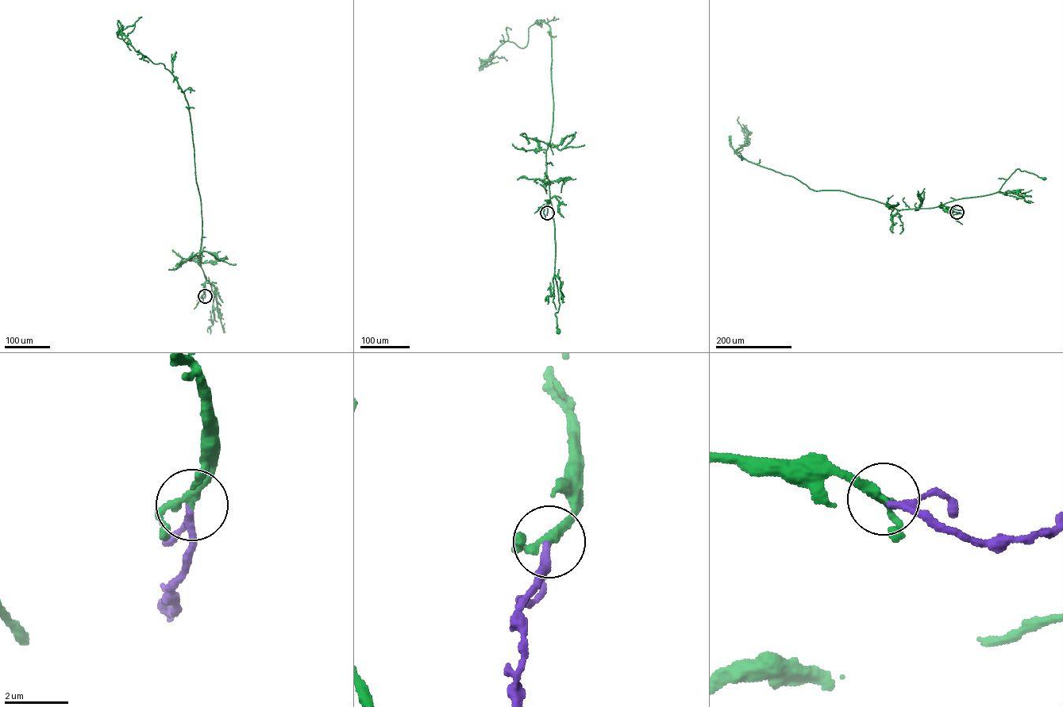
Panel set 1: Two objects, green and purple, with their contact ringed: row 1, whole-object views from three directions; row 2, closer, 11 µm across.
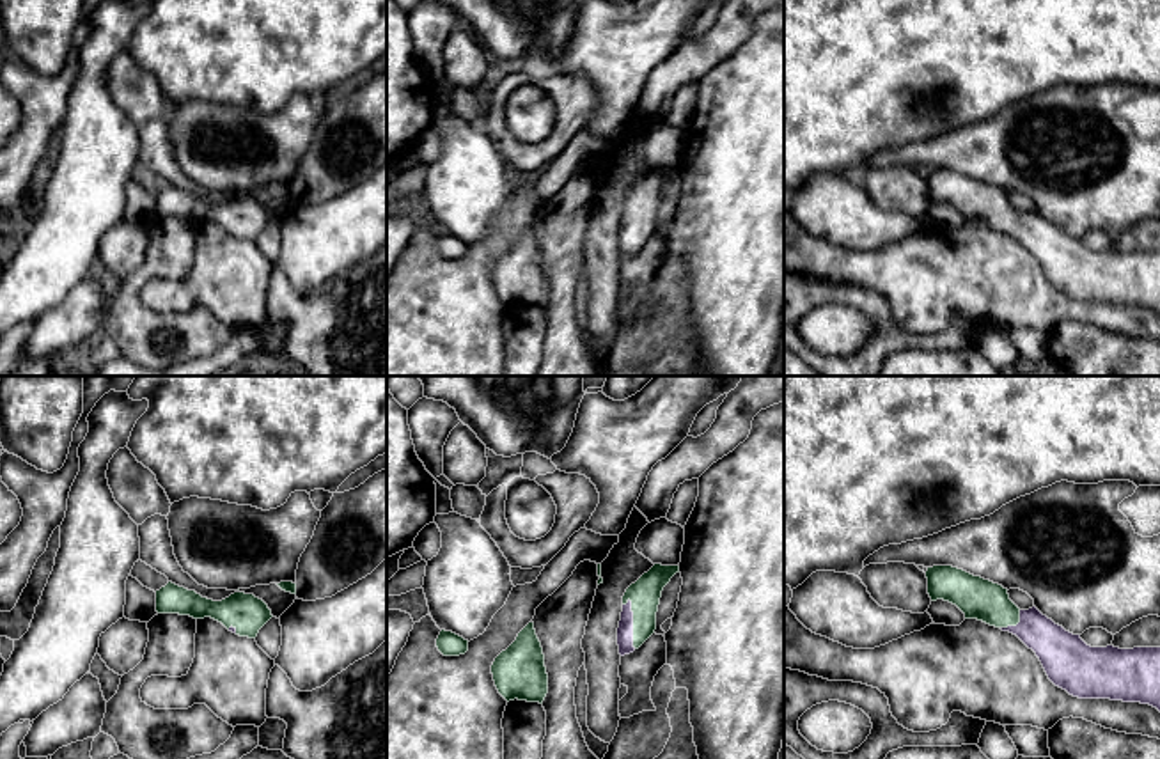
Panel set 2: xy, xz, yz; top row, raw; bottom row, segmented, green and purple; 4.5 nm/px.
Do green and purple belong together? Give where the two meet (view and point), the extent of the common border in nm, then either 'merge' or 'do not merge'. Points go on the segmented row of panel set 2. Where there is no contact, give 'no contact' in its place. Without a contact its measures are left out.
meets green in xz at (634, 623); contact 240 nm long; merge

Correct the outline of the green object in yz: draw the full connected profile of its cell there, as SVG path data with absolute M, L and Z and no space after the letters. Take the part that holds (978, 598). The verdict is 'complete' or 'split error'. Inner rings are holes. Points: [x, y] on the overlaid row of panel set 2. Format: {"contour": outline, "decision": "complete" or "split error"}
{"contour": "M952 566L926 571L931 601L956 605L977 619L1016 635L1039 658L1048 679L1078 699L1149 704L1160 711L1160 647L1091 647L1036 606L1020 610L999 583Z", "decision": "split error"}

